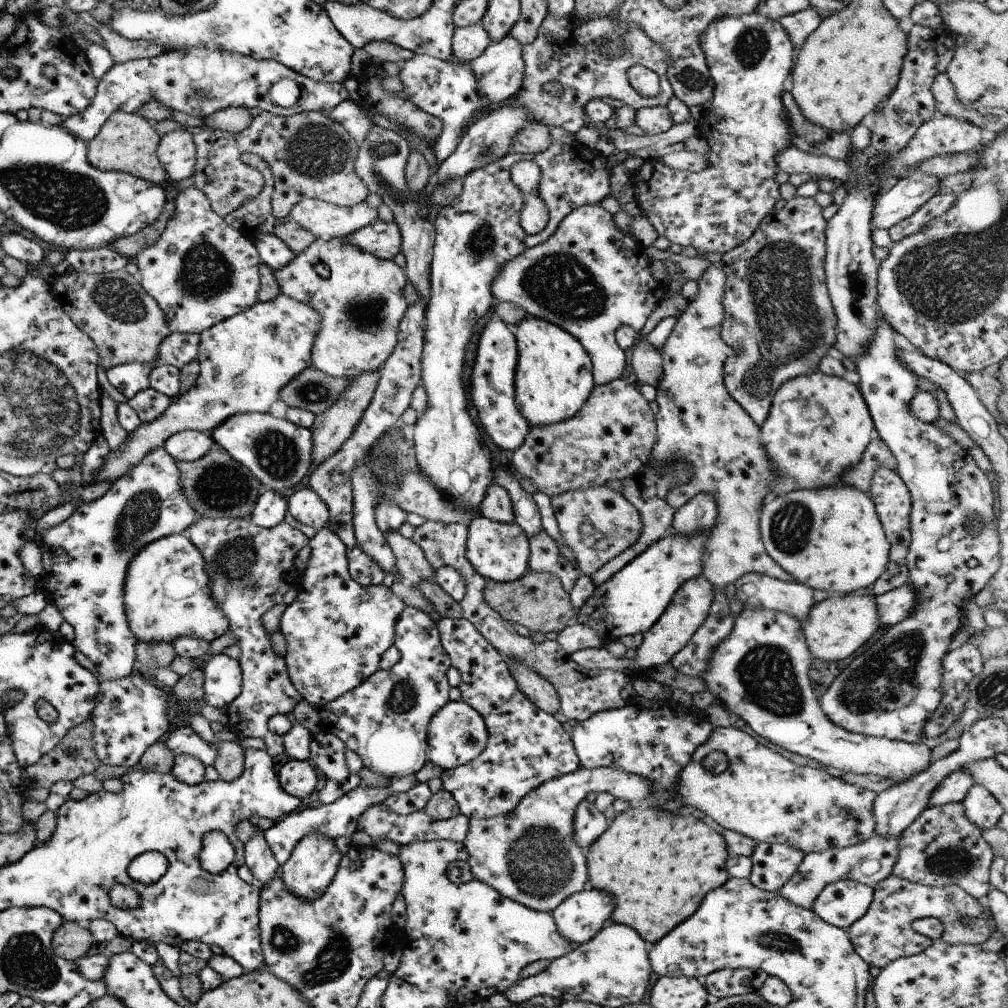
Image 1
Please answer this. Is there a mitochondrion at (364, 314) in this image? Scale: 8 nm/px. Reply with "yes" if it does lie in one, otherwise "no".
yes

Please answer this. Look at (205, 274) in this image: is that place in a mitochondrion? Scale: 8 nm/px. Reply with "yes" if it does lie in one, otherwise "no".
yes

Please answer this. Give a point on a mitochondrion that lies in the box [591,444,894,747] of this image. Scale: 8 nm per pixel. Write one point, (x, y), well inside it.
(766, 671)

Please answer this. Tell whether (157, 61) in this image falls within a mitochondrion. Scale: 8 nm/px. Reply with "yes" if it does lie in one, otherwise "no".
no

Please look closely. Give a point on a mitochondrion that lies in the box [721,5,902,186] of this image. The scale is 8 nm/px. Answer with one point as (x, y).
(751, 47)

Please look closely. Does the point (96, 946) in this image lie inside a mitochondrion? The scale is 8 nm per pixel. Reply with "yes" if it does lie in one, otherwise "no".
no

